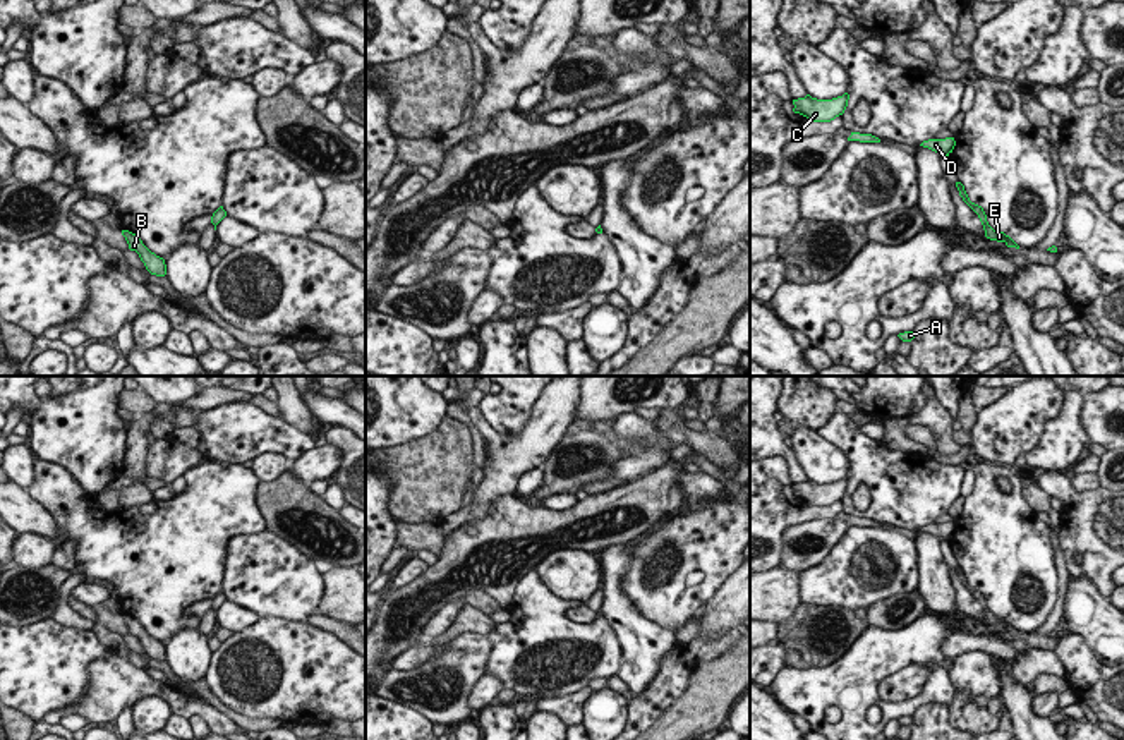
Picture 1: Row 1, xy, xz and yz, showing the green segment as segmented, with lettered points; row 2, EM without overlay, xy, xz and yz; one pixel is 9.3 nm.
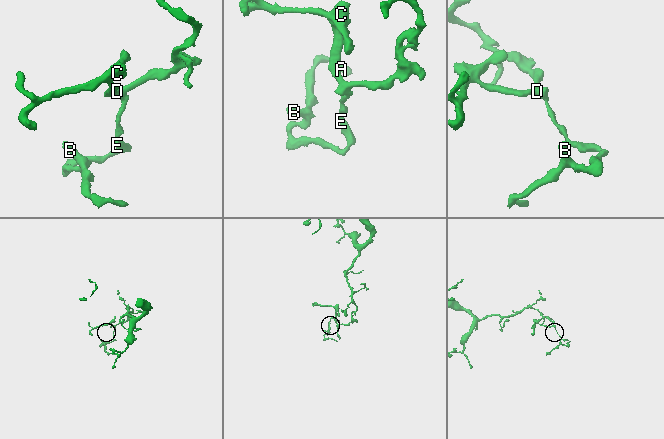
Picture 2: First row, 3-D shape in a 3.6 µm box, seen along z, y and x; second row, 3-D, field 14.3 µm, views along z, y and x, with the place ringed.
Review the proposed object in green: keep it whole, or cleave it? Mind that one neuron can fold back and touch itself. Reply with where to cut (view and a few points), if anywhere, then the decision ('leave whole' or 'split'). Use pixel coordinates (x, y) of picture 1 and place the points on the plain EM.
cut none; leave whole

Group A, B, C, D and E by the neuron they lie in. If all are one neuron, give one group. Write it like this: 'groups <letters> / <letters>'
groups A B C D E

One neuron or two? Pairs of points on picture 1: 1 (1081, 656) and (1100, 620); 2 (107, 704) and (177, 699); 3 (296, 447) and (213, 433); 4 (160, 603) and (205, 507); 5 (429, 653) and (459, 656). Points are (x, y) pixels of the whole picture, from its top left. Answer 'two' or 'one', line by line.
1: two
2: one
3: one
4: one
5: two

